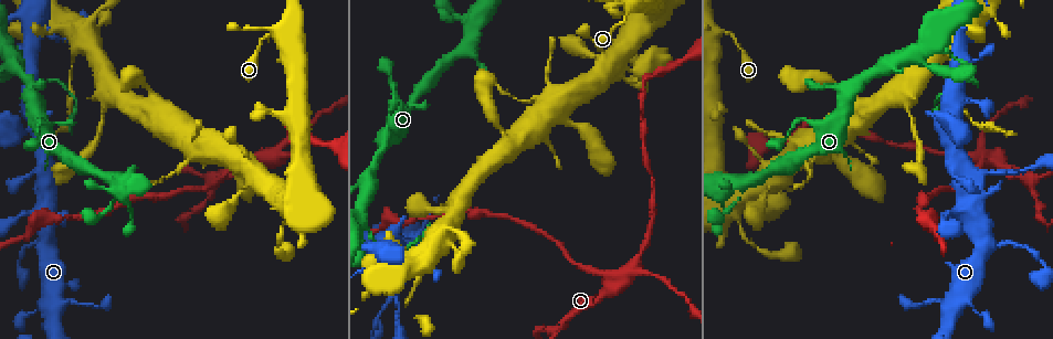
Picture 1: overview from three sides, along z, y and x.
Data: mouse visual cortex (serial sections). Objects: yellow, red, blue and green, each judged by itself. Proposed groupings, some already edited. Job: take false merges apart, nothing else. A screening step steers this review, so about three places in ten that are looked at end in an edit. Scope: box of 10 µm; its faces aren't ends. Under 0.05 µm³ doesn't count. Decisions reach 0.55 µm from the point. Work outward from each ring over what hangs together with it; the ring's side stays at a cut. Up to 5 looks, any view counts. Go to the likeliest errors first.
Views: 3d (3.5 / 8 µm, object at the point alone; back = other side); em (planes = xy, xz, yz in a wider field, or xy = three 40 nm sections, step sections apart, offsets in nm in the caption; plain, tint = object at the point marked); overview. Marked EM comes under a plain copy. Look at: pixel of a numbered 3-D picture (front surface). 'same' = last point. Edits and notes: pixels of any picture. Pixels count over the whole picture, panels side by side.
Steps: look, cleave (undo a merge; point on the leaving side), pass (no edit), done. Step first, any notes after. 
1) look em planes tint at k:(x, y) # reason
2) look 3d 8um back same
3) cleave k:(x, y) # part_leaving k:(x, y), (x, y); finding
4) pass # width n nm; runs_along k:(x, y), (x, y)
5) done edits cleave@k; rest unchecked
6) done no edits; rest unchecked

look 3d 3.5um at 1:(947, 52) # calibre changes

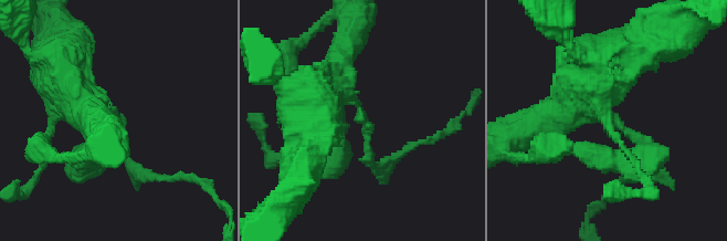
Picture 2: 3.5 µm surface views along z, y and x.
look em xy step 5 tint at 2:(361, 118) # arm_widths 150, 450 nm

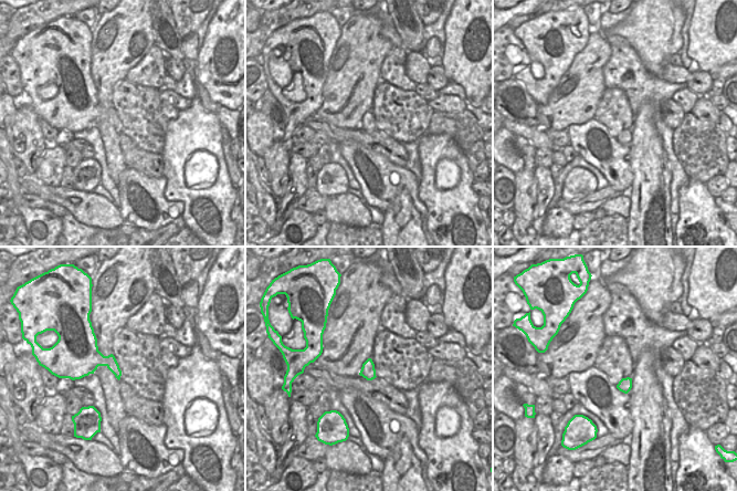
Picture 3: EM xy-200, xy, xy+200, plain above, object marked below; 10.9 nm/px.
cleave 2:(627, 131) # a second cell is stuck on

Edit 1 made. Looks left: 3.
look overview # redraw

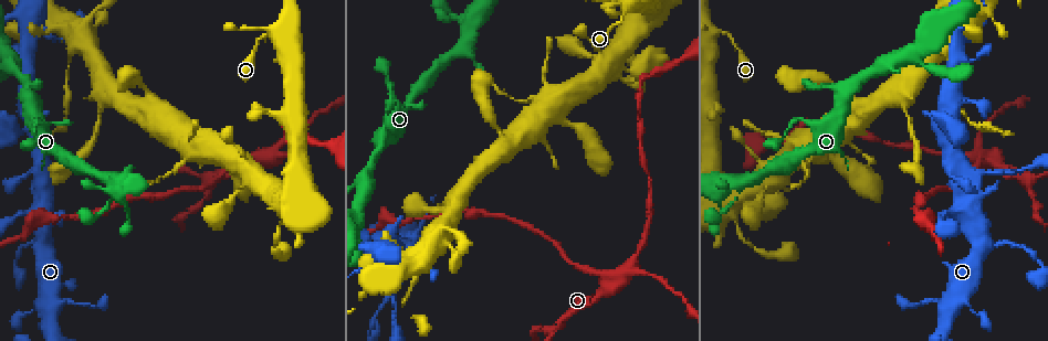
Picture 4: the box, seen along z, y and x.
look 3d 3.5um at 4:(258, 159) # looks like a crossing

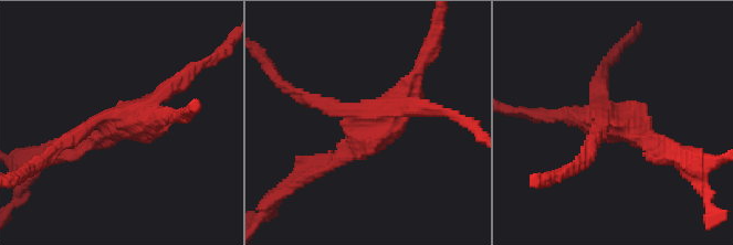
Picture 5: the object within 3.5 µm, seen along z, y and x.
look em xy step 5 tint at 5:(369, 122) # arms 4; arm_widths 200, 200, 250, 300 nm; now the EM

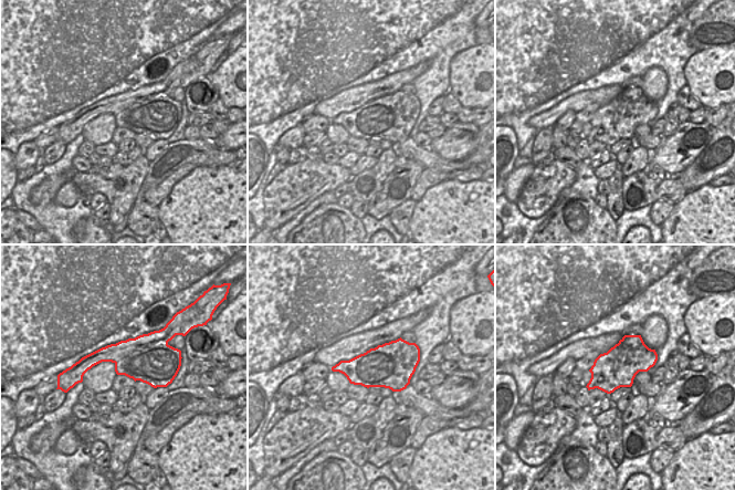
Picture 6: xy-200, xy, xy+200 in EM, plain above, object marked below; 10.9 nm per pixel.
cleave 5:(426, 110) # part_leaving 5:(364, 113), (300, 98), (279, 82); two cells meet here

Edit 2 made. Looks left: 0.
done edits cleave@2, cleave@5; rest unchecked

